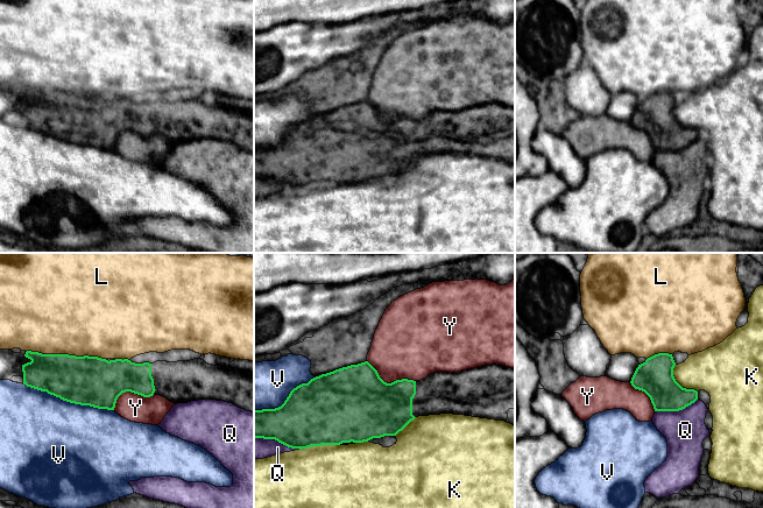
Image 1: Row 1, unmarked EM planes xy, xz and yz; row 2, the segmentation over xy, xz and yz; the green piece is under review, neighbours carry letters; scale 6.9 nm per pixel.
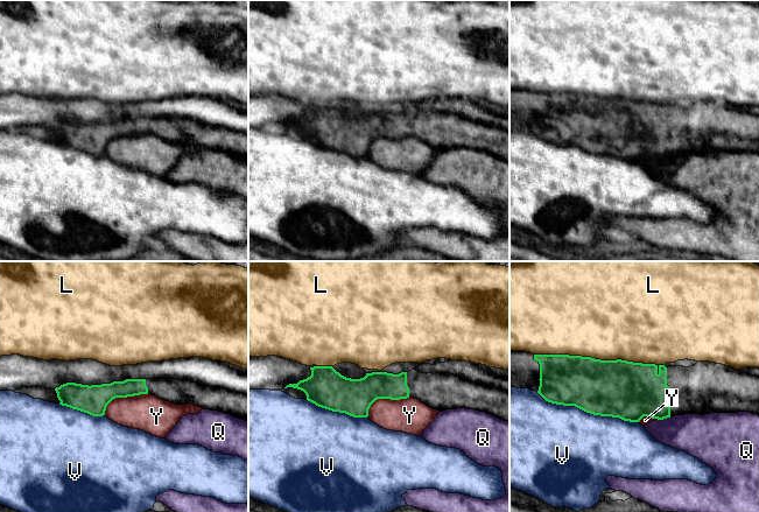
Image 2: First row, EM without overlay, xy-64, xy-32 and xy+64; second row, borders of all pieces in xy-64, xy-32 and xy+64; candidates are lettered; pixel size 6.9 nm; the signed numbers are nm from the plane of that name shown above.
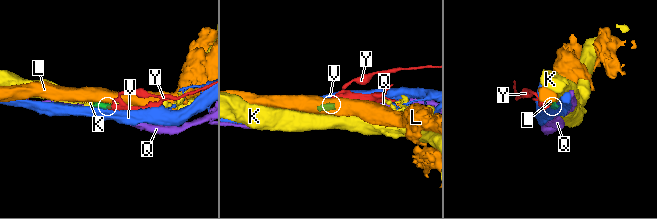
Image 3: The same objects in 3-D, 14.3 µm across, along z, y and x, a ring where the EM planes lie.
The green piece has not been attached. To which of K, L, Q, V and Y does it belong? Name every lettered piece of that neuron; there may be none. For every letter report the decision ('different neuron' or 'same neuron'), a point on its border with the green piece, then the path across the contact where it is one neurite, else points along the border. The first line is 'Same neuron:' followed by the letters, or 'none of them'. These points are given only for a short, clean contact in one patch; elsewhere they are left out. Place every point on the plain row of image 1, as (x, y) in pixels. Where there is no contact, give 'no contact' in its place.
Same neuron: none of them
K: different neuron | xz (319, 184)
L: different neuron | xy (65, 93)
Q: different neuron | xz (277, 180)
V: different neuron | xy (68, 140)
Y: different neuron | xz (389, 122) | along xz (367, 99), (387, 121), (402, 118), (412, 118), (415, 120)

